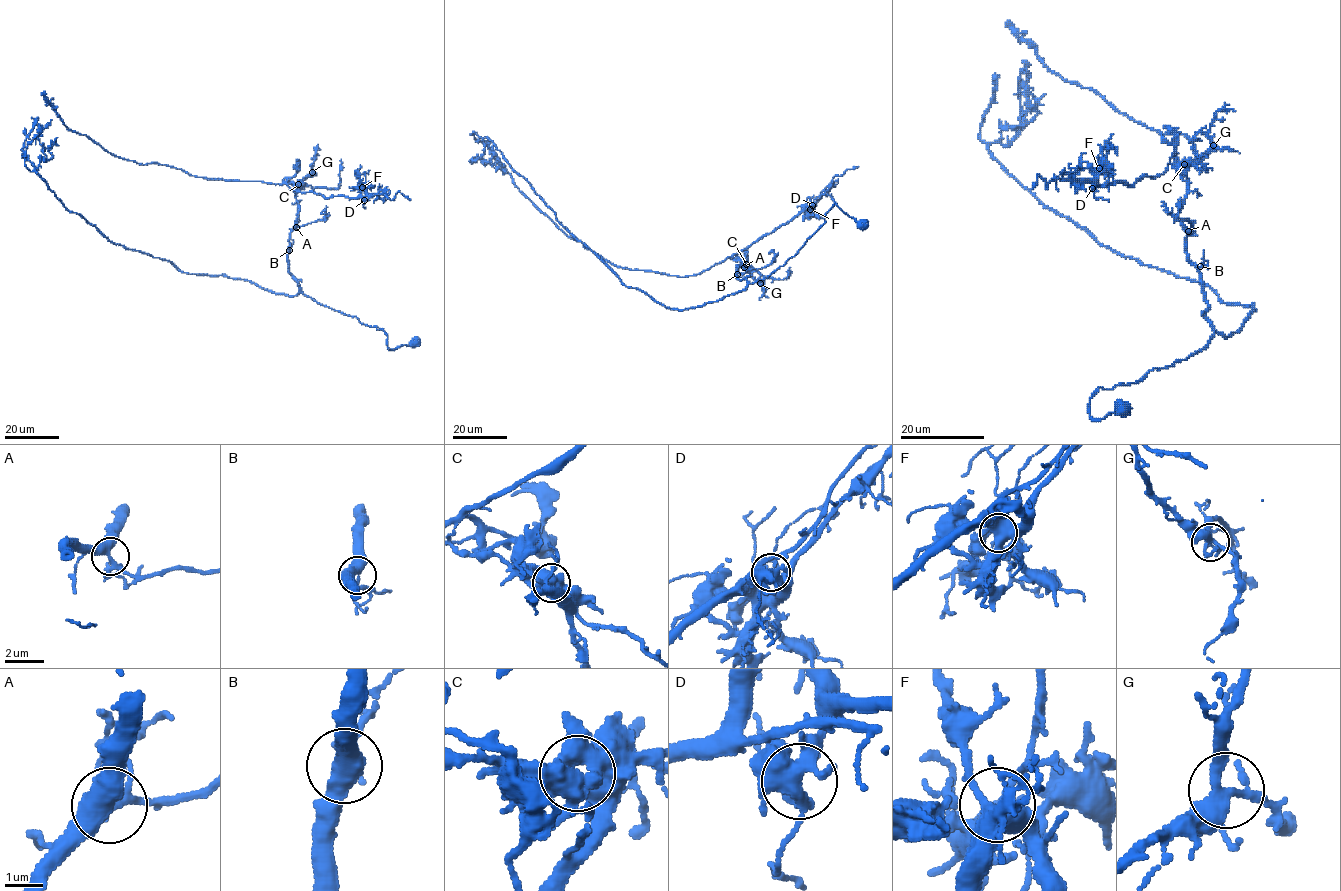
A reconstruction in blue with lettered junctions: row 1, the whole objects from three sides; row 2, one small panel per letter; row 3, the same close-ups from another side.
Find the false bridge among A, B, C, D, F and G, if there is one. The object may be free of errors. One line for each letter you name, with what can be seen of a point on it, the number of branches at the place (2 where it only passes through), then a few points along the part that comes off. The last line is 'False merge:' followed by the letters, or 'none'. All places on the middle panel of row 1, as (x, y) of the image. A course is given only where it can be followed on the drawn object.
C: place (746, 264); branches 4; course (746, 264), (733, 255), (700, 273), (685, 276), (615, 266), (559, 228), (514, 184), (489, 148)
False merge: C

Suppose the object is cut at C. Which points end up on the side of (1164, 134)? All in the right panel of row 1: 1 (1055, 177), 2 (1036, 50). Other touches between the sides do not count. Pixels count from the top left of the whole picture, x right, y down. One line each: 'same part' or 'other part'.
1: same part
2: same part

